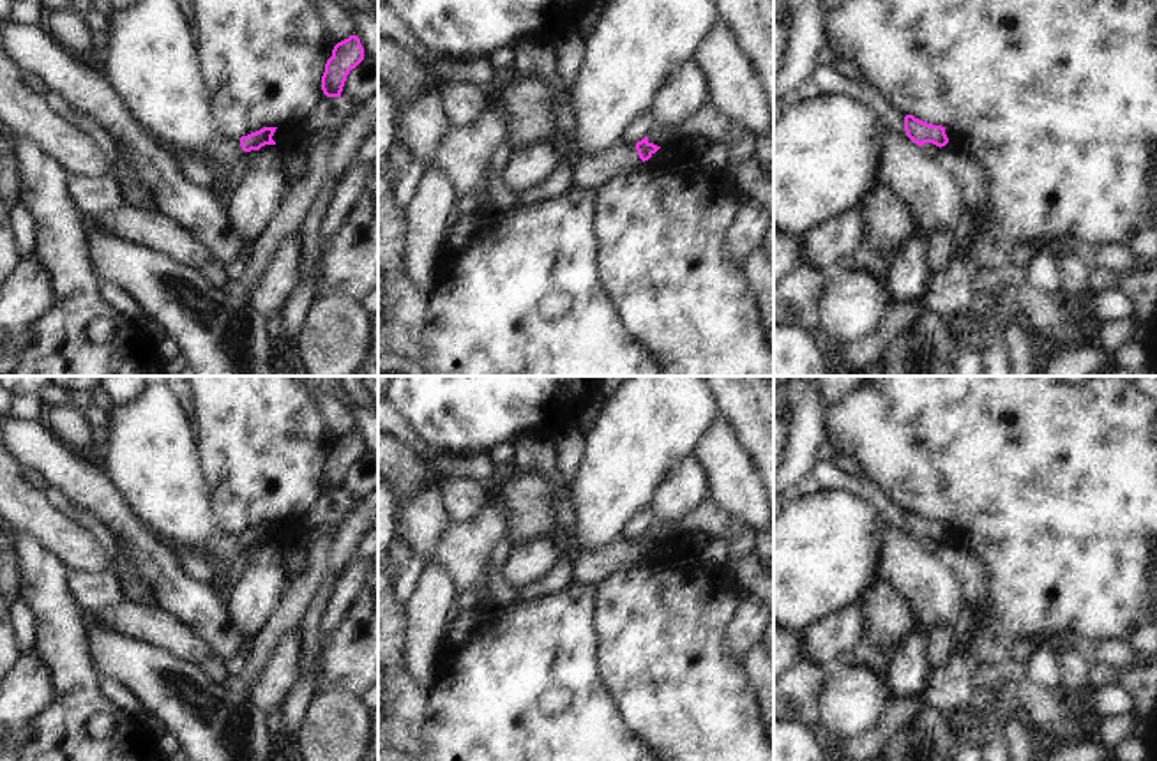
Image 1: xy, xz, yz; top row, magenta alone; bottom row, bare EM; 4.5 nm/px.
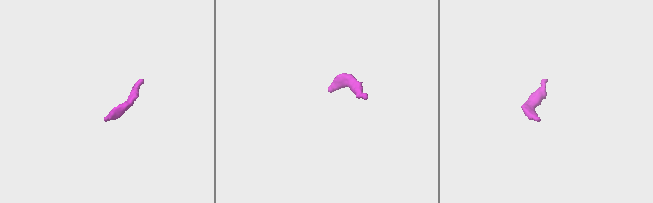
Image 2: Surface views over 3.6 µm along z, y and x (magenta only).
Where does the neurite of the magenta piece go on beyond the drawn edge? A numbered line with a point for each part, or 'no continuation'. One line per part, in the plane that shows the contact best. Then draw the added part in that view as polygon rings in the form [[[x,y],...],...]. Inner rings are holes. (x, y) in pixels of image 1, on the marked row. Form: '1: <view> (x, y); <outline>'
1: xz (589, 173); [[[615,145],[599,155],[572,162],[572,187],[581,191],[595,191],[613,175],[631,173],[643,166],[636,145]]]

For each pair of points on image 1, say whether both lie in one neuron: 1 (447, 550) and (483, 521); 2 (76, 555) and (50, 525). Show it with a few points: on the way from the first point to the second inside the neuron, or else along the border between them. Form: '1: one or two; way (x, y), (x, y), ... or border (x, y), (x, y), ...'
1: one; way (456, 548), (474, 530)
2: one; way (73, 548), (57, 532)

